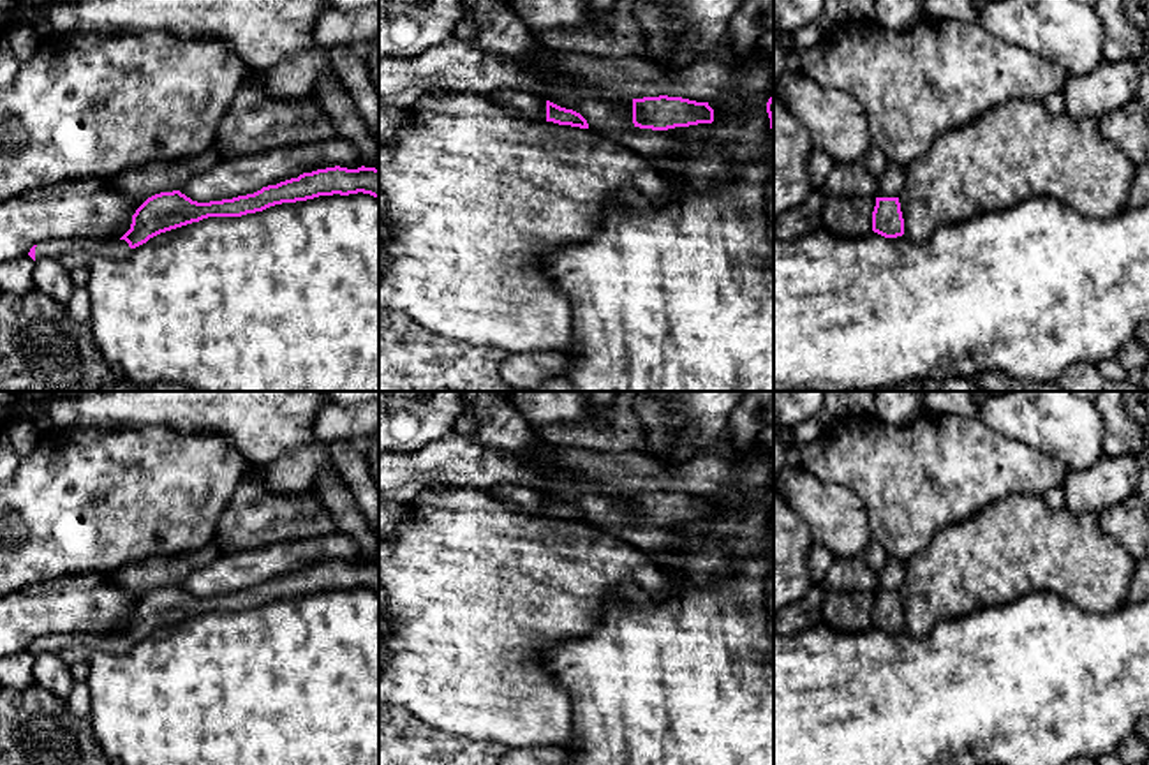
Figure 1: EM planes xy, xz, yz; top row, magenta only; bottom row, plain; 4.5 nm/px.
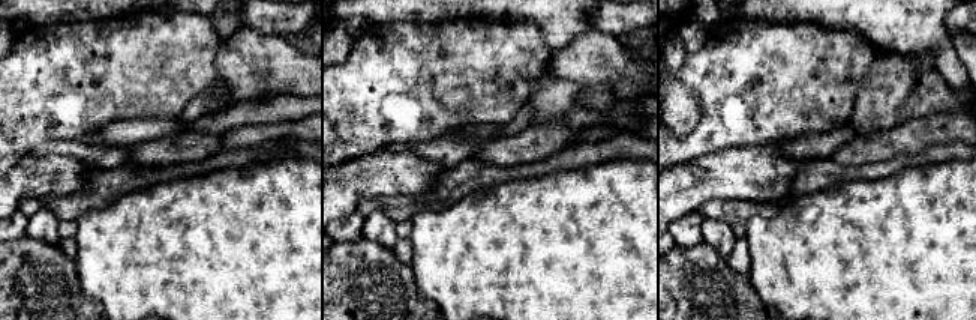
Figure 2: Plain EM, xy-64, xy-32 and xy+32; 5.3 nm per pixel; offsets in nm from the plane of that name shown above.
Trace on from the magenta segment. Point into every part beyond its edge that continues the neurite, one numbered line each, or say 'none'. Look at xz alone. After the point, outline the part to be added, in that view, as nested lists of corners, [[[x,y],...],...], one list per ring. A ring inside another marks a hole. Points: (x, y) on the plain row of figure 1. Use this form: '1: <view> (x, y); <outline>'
none

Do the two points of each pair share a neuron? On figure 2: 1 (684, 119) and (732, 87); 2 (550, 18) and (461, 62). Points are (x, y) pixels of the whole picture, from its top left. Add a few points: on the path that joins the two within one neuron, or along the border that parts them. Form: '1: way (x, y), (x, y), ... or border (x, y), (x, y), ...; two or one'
1: border (678, 80), (700, 110), (700, 120), (685, 135); two
2: border (501, 18), (528, 18), (543, 33), (552, 51); two

